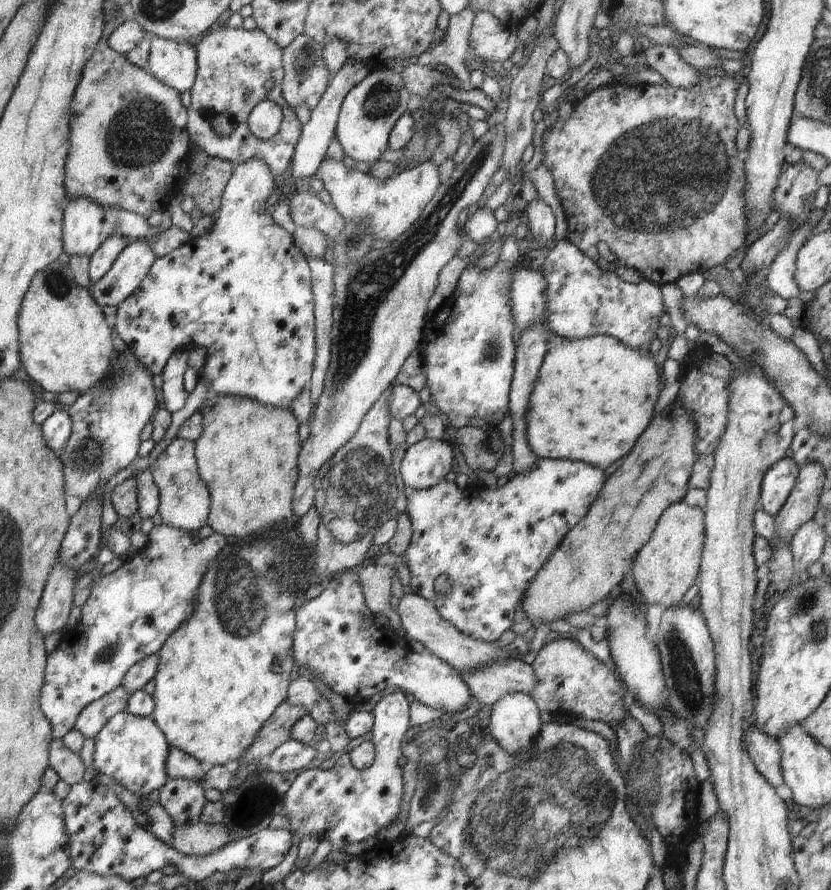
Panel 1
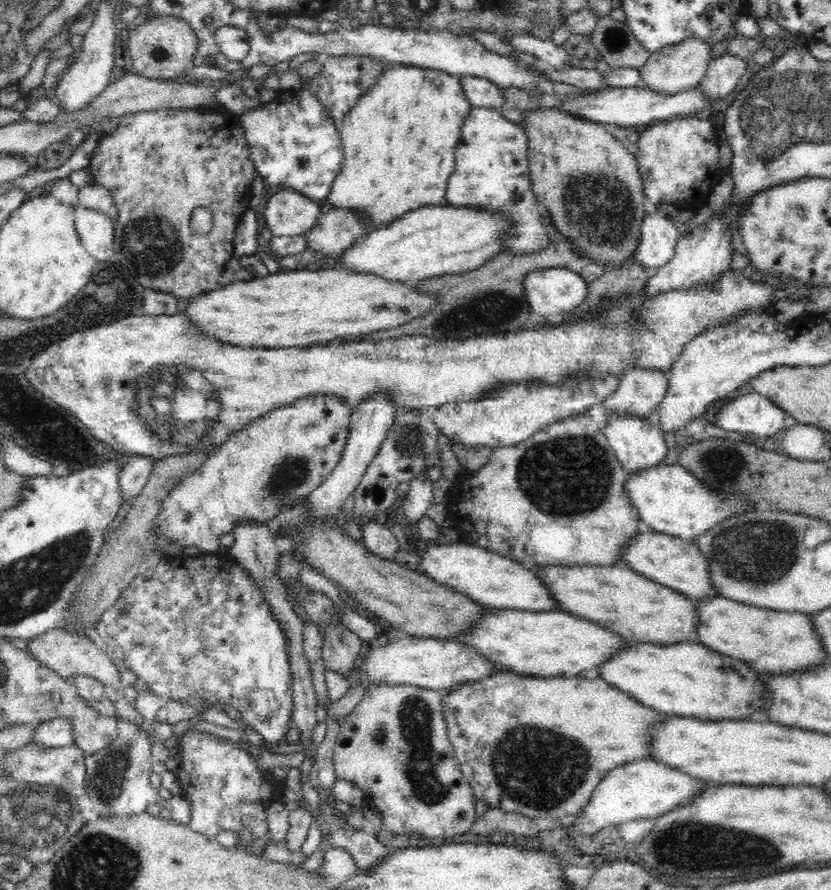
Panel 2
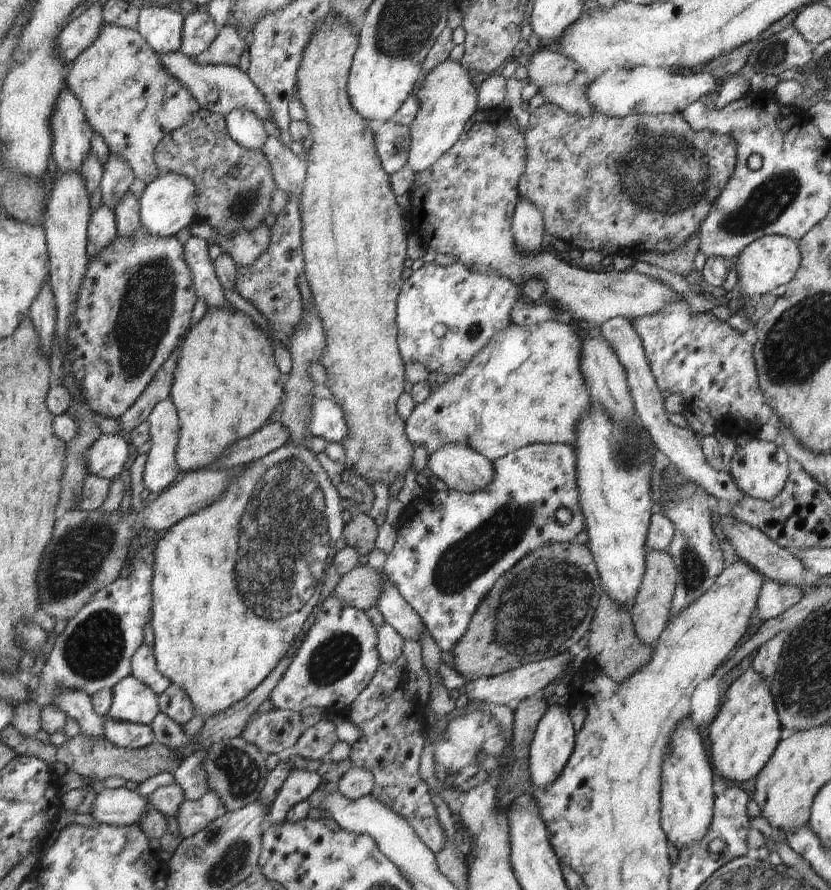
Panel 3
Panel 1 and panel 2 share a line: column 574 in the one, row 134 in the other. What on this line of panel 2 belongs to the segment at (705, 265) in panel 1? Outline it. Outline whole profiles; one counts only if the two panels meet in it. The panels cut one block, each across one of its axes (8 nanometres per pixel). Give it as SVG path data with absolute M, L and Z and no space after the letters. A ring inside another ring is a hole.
M200 107L194 108L178 108L178 109L156 109L156 110L145 110L140 112L133 112L132 114L125 114L124 116L119 116L118 127L114 132L110 133L102 133L102 137L97 144L97 147L94 149L93 155L91 156L91 161L89 162L89 173L93 177L93 182L105 186L112 195L114 199L114 203L116 203L116 208L118 209L118 218L114 221L115 224L115 240L114 240L114 259L116 262L120 263L121 266L126 270L126 273L130 273L137 281L146 289L154 289L155 291L170 293L170 295L174 296L176 299L184 299L185 301L190 300L190 298L194 298L194 296L198 296L200 293L205 293L206 291L217 289L220 287L220 279L222 271L224 267L232 258L235 256L234 252L234 236L236 236L236 230L238 228L238 224L240 222L240 218L242 218L242 214L246 212L250 207L248 205L250 194L252 194L252 182L254 182L254 178L257 176L256 167L254 167L254 163L250 162L250 155L248 152L248 147L245 146L244 140L244 127L242 127L242 123L240 123L240 115L232 113L231 111L227 111L225 108L214 109L210 111L210 109L200 109ZM197 206L206 206L210 212L212 212L213 216L213 227L211 231L207 234L200 234L195 231L190 225L190 215L192 211Z

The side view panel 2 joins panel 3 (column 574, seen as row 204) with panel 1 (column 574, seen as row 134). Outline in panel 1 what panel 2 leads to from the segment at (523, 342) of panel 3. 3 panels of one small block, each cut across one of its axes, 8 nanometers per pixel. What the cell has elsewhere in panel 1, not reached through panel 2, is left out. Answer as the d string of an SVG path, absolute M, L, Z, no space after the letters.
M596 335L583 339L558 339L551 343L548 352L544 355L543 363L538 369L538 376L534 381L529 399L527 411L525 414L525 437L528 441L528 446L537 457L543 459L568 459L571 461L584 461L592 466L605 470L613 462L616 462L622 456L626 456L636 444L640 435L648 428L653 417L654 405L658 400L661 391L660 377L654 359L650 352L643 353L638 349L626 346L622 341L606 335Z

